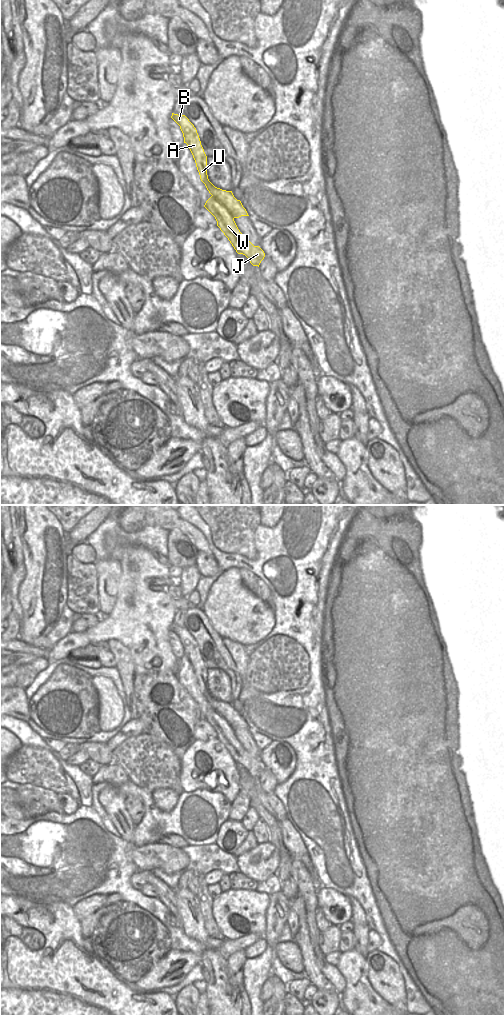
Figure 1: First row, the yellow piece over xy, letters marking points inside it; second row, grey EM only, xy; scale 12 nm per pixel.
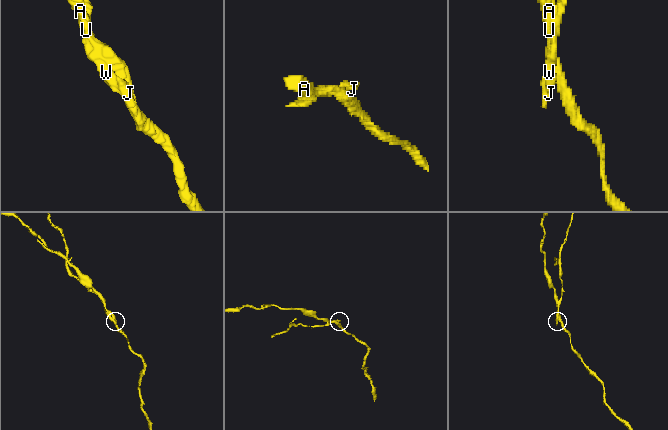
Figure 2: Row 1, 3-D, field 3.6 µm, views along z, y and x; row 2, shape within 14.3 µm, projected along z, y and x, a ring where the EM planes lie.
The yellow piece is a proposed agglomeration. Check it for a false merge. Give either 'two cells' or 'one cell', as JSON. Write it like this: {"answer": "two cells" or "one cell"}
{"answer": "two cells"}

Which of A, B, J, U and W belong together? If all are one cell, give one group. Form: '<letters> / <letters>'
A B U / J W

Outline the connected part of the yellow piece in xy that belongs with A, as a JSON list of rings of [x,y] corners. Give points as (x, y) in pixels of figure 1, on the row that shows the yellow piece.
[[[172,113],[171,118],[180,126],[184,137],[184,143],[189,147],[195,160],[200,179],[205,184],[209,193],[223,204],[234,218],[249,216],[241,201],[234,197],[232,191],[217,188],[209,181],[207,175],[207,156],[194,125],[185,115]]]

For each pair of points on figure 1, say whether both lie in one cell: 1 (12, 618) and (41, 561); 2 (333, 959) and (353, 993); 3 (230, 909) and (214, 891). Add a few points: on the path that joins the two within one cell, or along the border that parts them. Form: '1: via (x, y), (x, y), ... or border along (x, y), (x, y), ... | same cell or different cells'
1: border along (21, 620), (17, 637) | different cells
2: border along (341, 953), (336, 966) | different cells
3: border along (222, 892), (213, 899) | different cells

